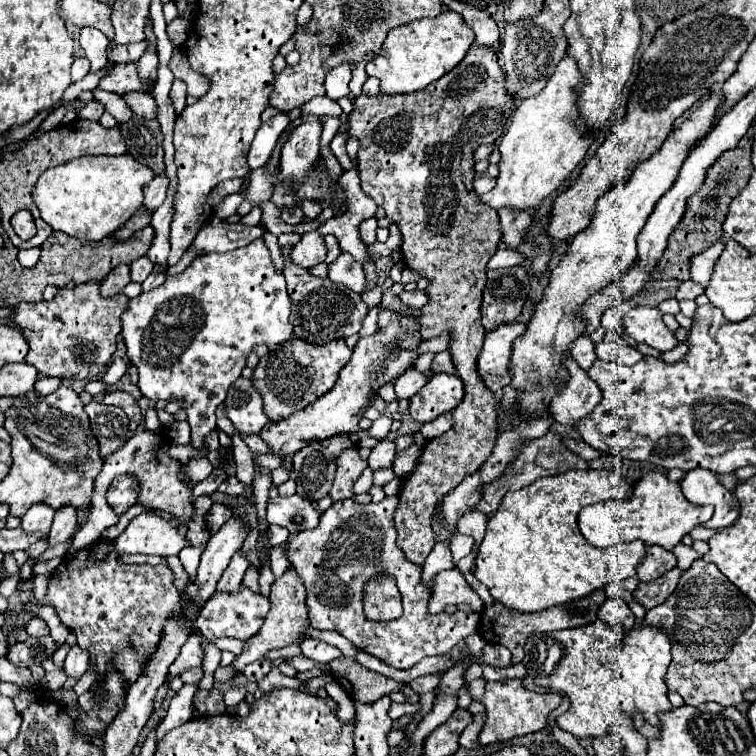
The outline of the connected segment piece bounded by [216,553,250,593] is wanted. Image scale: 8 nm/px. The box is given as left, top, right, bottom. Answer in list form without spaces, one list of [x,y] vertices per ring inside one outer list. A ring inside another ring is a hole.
[[[236,553],[228,565],[228,569],[224,571],[224,575],[220,577],[218,581],[218,587],[216,587],[216,593],[234,593],[234,589],[238,589],[238,585],[242,585],[242,577],[248,569],[248,561]]]

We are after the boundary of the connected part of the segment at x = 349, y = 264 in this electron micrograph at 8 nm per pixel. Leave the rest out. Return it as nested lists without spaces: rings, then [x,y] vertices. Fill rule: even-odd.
[[[342,251],[338,255],[338,259],[334,263],[328,265],[328,277],[334,281],[334,283],[342,283],[346,287],[350,287],[352,291],[356,293],[362,293],[364,291],[364,269],[362,265],[346,251]]]

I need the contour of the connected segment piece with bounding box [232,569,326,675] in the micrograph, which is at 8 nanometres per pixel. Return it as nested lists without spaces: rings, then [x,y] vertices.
[[[288,569],[280,579],[274,581],[272,593],[270,593],[270,611],[264,619],[262,629],[254,637],[250,637],[250,641],[244,643],[244,651],[240,655],[236,655],[236,659],[232,663],[236,675],[240,675],[246,665],[250,665],[258,659],[264,659],[264,655],[272,649],[282,649],[282,647],[288,647],[292,643],[298,643],[302,637],[304,639],[322,639],[322,641],[326,639],[324,631],[318,631],[314,627],[310,627],[304,599],[306,599],[306,591],[304,591],[302,579],[292,569]]]

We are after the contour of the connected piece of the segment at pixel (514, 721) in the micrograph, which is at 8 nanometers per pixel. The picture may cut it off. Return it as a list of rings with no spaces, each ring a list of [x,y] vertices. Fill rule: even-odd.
[[[504,679],[504,681],[490,681],[486,683],[486,693],[484,693],[484,707],[486,707],[486,723],[482,727],[482,733],[478,741],[482,745],[490,745],[496,741],[508,741],[512,737],[528,735],[542,731],[546,727],[546,717],[552,709],[556,709],[562,701],[562,695],[558,693],[534,693],[528,691],[520,679]]]

